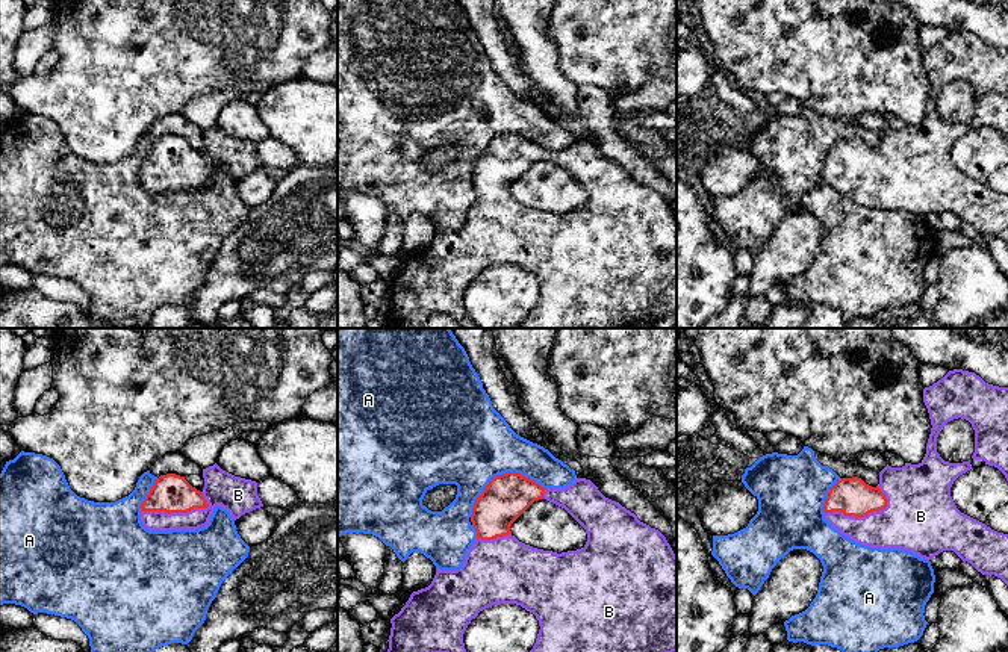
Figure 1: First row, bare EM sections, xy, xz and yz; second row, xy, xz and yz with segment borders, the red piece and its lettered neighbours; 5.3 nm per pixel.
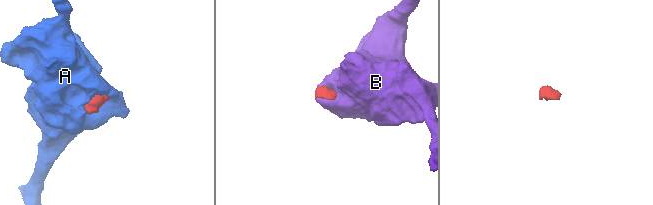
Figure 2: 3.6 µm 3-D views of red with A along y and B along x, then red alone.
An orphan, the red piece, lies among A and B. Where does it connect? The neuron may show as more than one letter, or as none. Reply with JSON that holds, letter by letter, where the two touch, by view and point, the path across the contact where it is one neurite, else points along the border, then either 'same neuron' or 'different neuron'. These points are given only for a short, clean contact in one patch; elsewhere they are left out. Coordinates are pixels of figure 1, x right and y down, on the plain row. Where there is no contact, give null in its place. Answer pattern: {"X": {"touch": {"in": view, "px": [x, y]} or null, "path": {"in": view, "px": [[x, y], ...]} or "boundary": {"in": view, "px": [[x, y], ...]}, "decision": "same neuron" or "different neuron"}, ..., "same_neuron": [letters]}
{"A": {"touch": {"in": "xz", "px": [500, 136]}, "decision": "different neuron"}, "B": {"touch": {"in": "xy", "px": [174, 173]}, "decision": "same neuron"}, "same_neuron": ["B"]}

